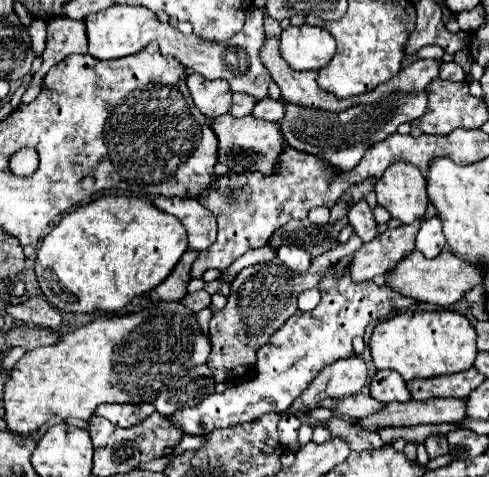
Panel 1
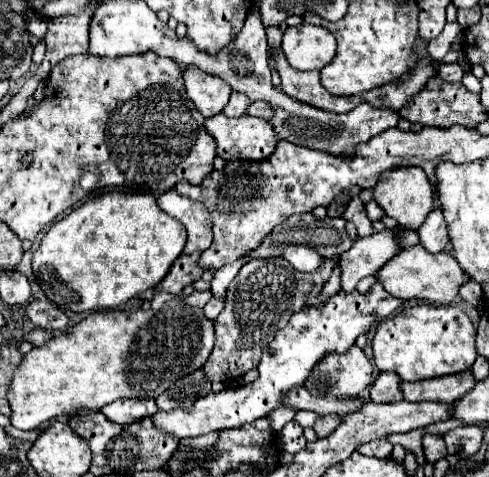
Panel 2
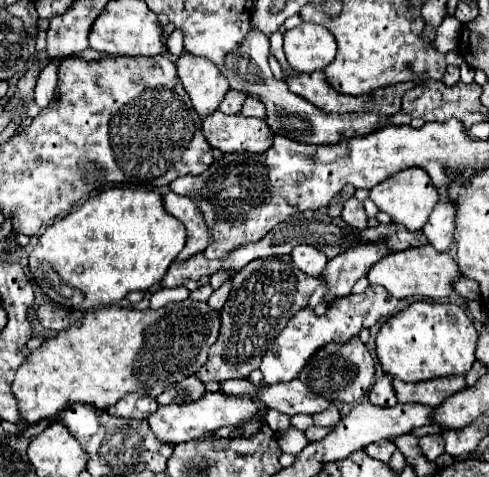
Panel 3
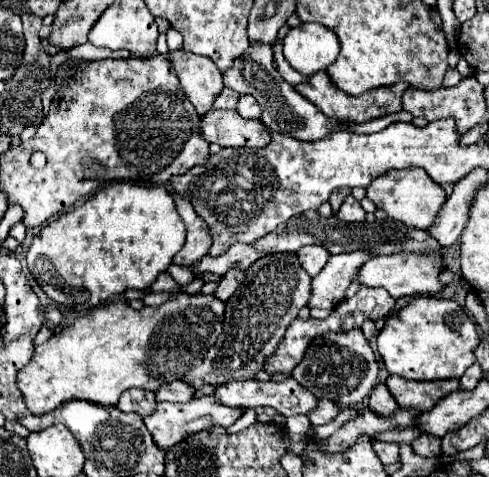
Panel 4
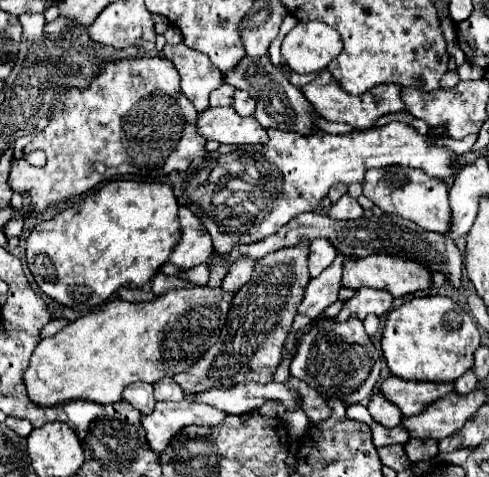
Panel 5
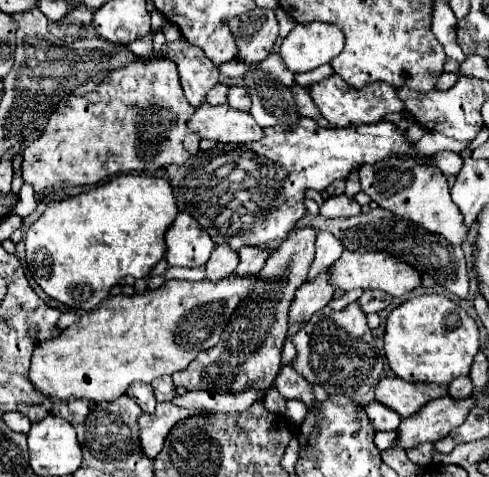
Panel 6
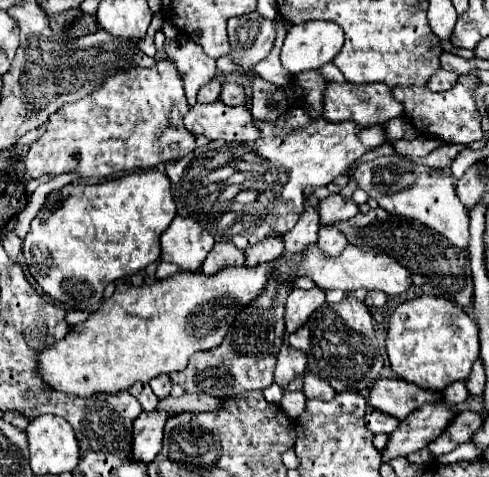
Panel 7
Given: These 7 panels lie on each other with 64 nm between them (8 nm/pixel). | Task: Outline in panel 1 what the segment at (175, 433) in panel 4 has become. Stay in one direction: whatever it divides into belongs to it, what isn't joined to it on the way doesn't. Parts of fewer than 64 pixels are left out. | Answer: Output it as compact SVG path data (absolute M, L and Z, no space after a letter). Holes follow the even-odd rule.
M332 270L324 276L318 288L322 294L320 304L310 312L298 310L288 320L288 324L274 332L272 340L260 348L260 374L256 374L256 378L248 380L246 384L236 384L220 394L210 394L200 404L192 408L182 408L180 412L166 416L168 422L180 428L184 434L194 436L208 434L216 428L230 428L236 424L252 422L268 412L284 412L294 402L294 398L298 398L308 388L320 368L336 362L338 358L348 358L354 354L352 340L356 336L364 336L370 322L380 320L380 316L384 320L398 310L414 304L412 298L400 296L386 286L376 286L372 280L352 284L352 280L348 280L348 274L336 280L332 276Z

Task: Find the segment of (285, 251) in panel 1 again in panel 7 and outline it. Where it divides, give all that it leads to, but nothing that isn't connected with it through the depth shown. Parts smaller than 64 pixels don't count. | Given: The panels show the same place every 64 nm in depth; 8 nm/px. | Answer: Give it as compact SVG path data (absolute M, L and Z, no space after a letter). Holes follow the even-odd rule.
M322 226L320 228L320 238L318 238L318 246L328 254L328 256L338 256L344 246L348 244L346 234L340 232L336 226Z

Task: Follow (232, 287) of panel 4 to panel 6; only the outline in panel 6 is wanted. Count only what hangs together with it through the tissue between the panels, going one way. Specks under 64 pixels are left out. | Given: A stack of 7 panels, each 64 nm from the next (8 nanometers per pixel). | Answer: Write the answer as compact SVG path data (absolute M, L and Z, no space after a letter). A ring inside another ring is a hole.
M250 246L250 248L242 248L240 254L240 266L236 268L238 274L252 274L258 272L264 266L264 260L270 258L270 254L274 254L276 248L262 248L260 246Z

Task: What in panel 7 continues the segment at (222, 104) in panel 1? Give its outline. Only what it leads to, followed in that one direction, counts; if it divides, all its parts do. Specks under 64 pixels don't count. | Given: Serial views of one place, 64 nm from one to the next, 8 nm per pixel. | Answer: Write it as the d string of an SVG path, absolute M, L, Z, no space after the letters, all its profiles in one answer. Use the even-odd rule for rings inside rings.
M166 38L164 52L174 62L183 82L188 106L196 104L196 92L216 74L216 60L206 56L198 42L186 38Z

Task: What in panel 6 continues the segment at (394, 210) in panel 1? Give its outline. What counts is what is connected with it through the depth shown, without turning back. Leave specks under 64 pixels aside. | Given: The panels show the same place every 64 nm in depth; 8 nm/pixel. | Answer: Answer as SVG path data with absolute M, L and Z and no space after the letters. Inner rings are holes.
M388 158L378 162L376 168L372 164L364 164L358 174L360 174L362 192L366 192L380 208L390 210L392 214L412 220L416 224L424 224L424 228L444 236L456 246L462 246L468 228L464 224L464 216L460 214L460 208L450 198L448 178L438 168L422 166L414 160Z

